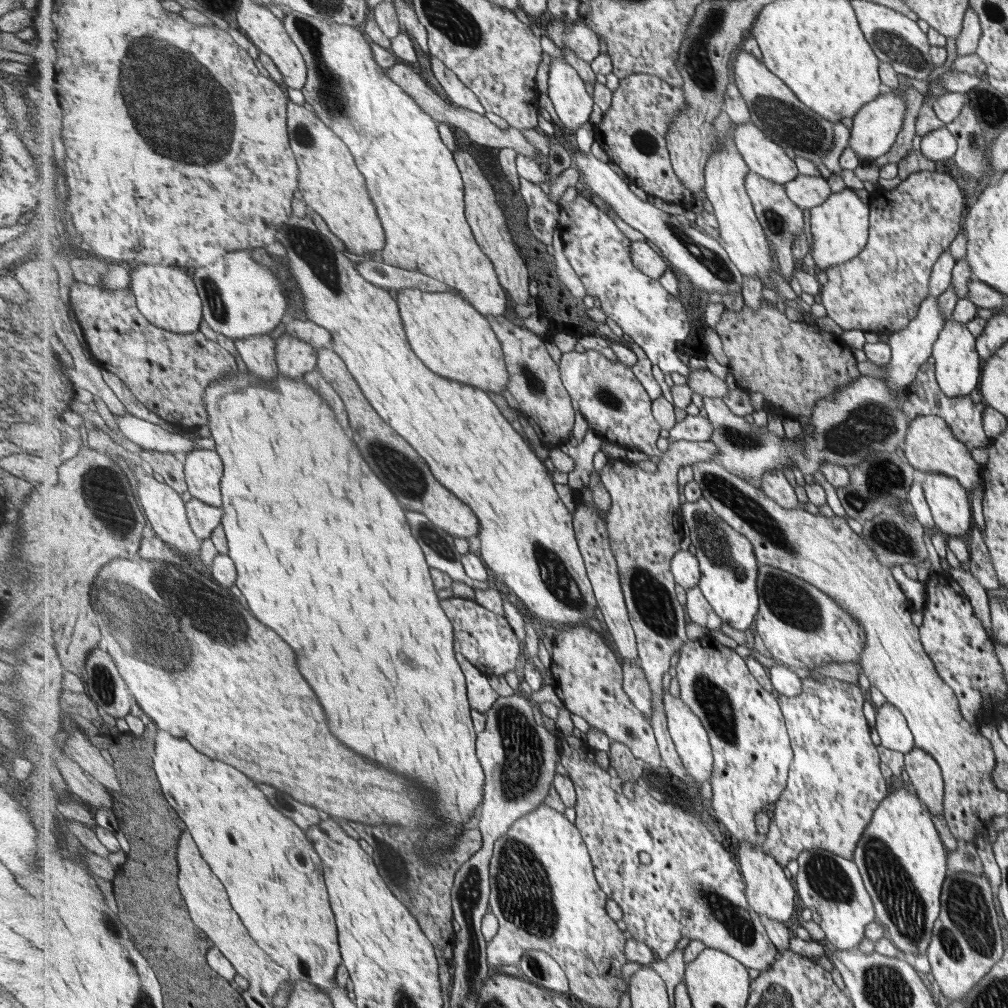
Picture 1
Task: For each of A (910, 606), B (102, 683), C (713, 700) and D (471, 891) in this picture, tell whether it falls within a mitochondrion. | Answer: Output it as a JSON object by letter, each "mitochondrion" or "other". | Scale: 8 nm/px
{"A":"other","B":"mitochondrion","C":"mitochondrion","D":"mitochondrion"}

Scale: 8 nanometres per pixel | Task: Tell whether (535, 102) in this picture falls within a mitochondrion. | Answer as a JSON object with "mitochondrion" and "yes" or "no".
{"mitochondrion":"no"}

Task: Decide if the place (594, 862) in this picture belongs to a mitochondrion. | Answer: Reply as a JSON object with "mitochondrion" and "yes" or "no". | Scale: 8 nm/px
{"mitochondrion":"no"}

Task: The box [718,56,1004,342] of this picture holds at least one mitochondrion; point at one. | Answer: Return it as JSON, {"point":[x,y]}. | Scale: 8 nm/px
{"point":[800,131]}

